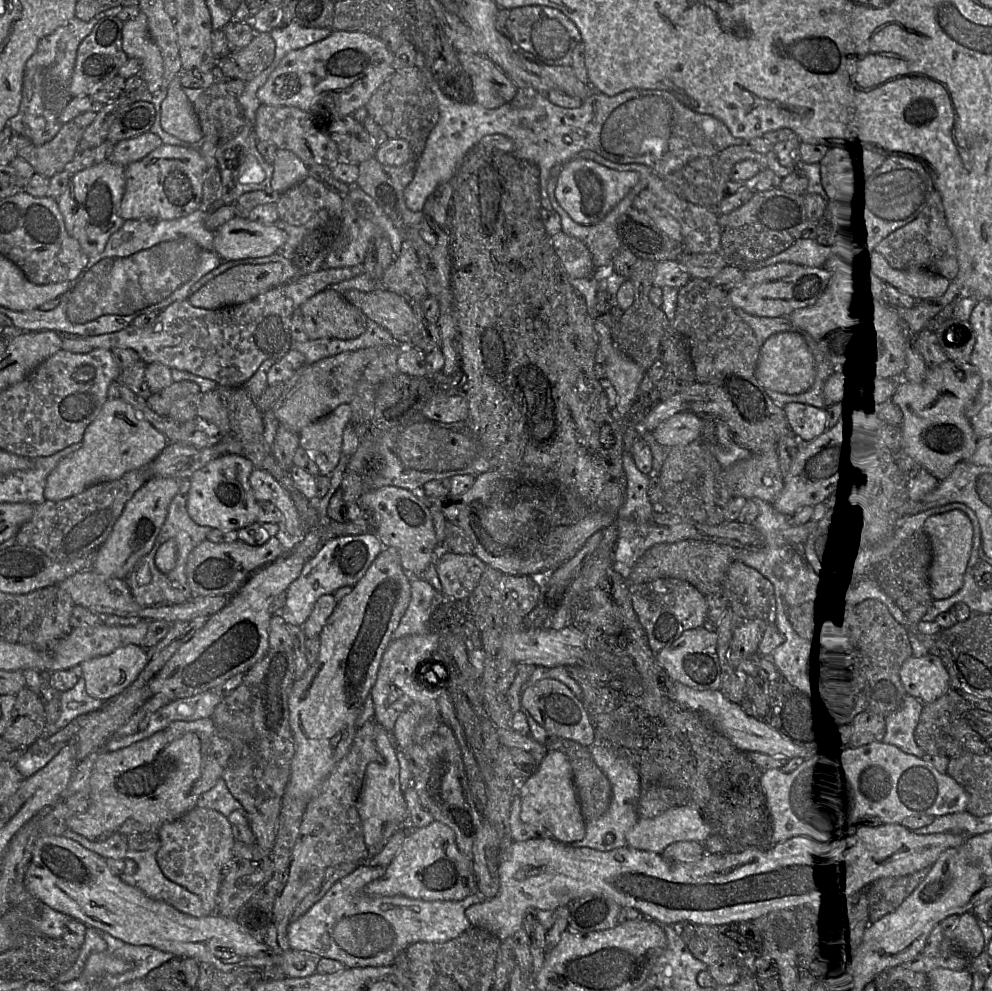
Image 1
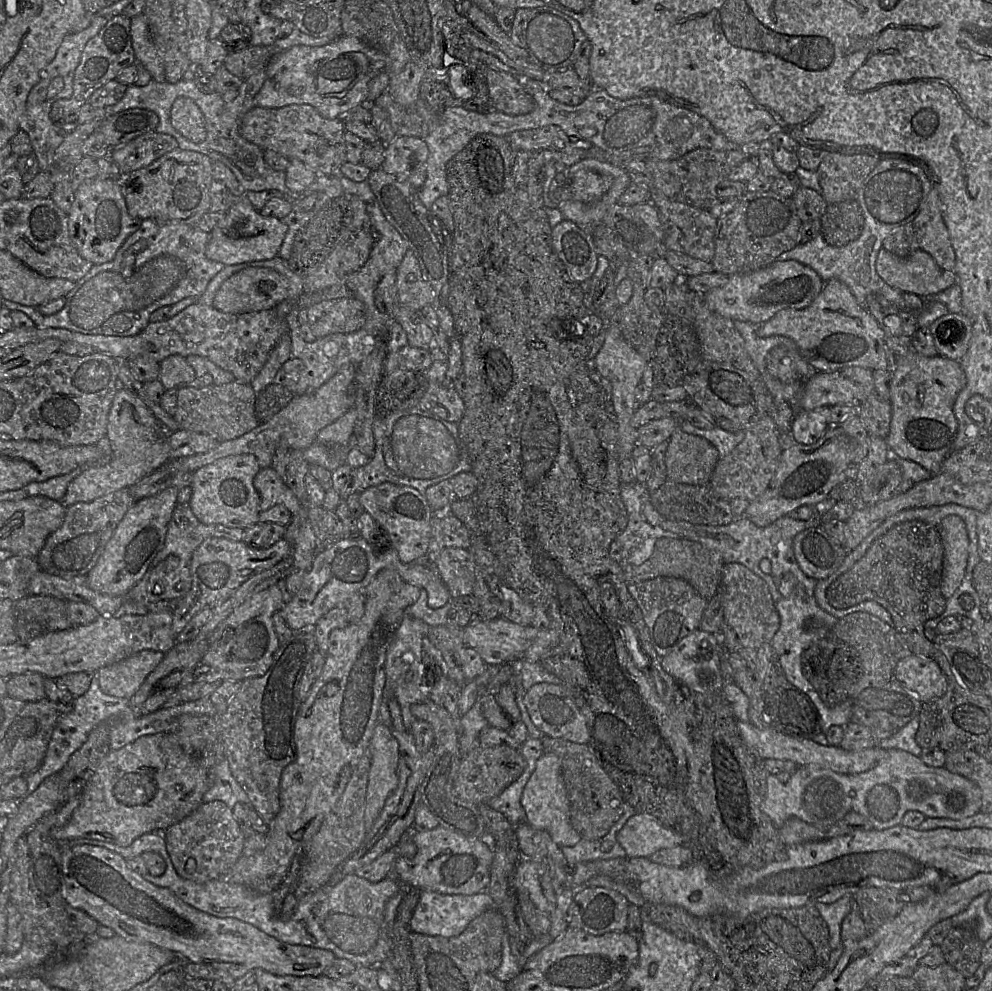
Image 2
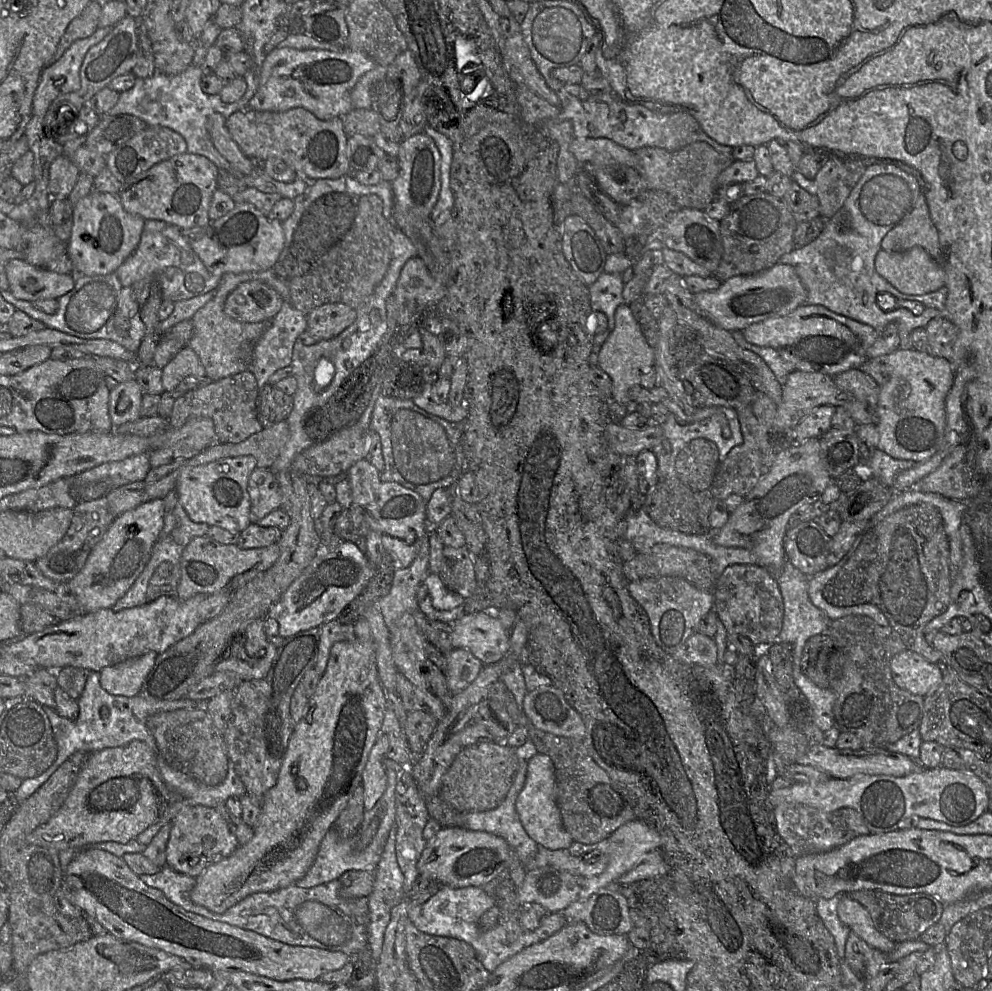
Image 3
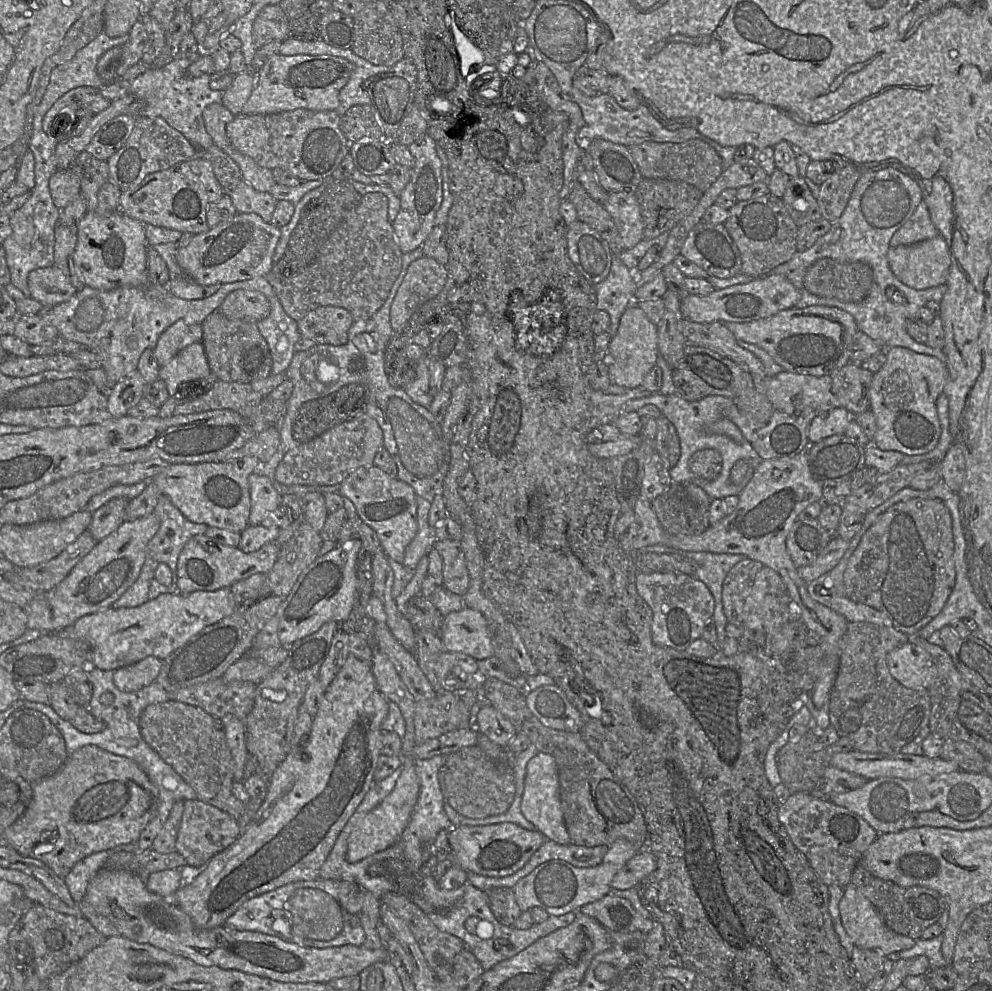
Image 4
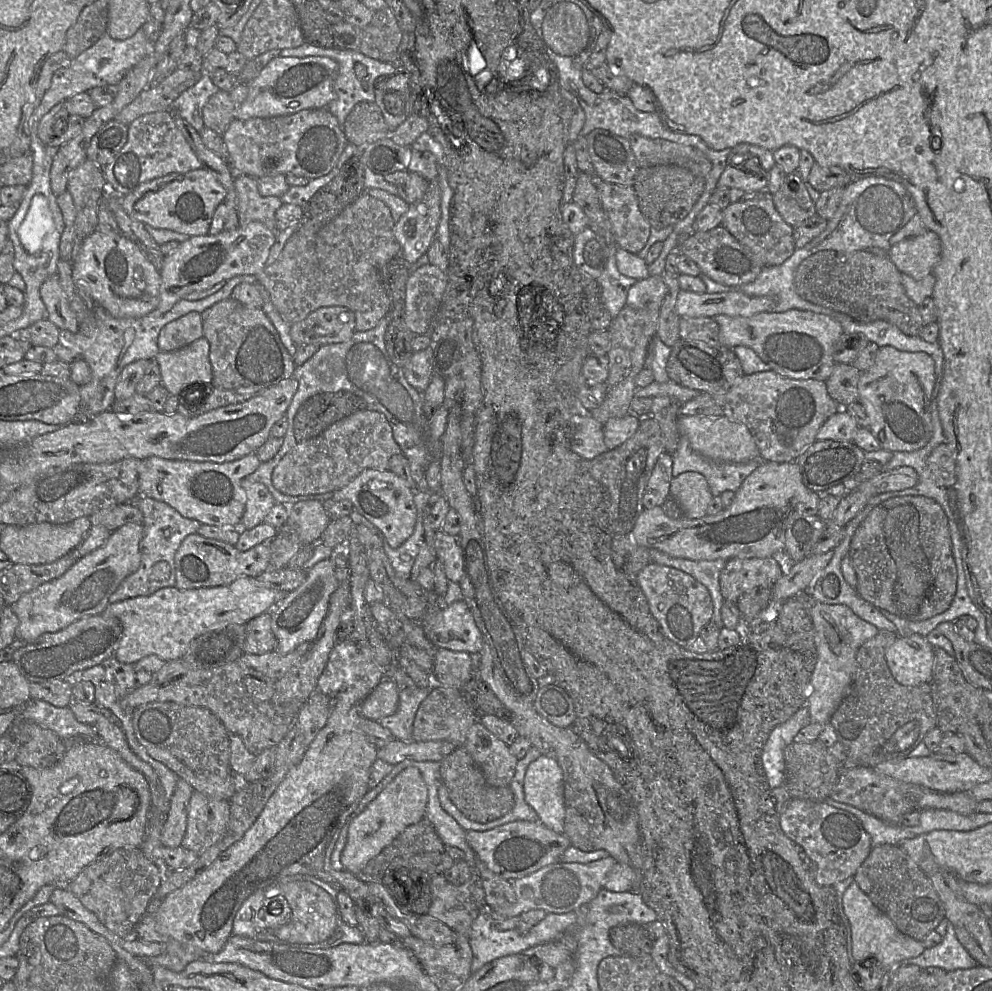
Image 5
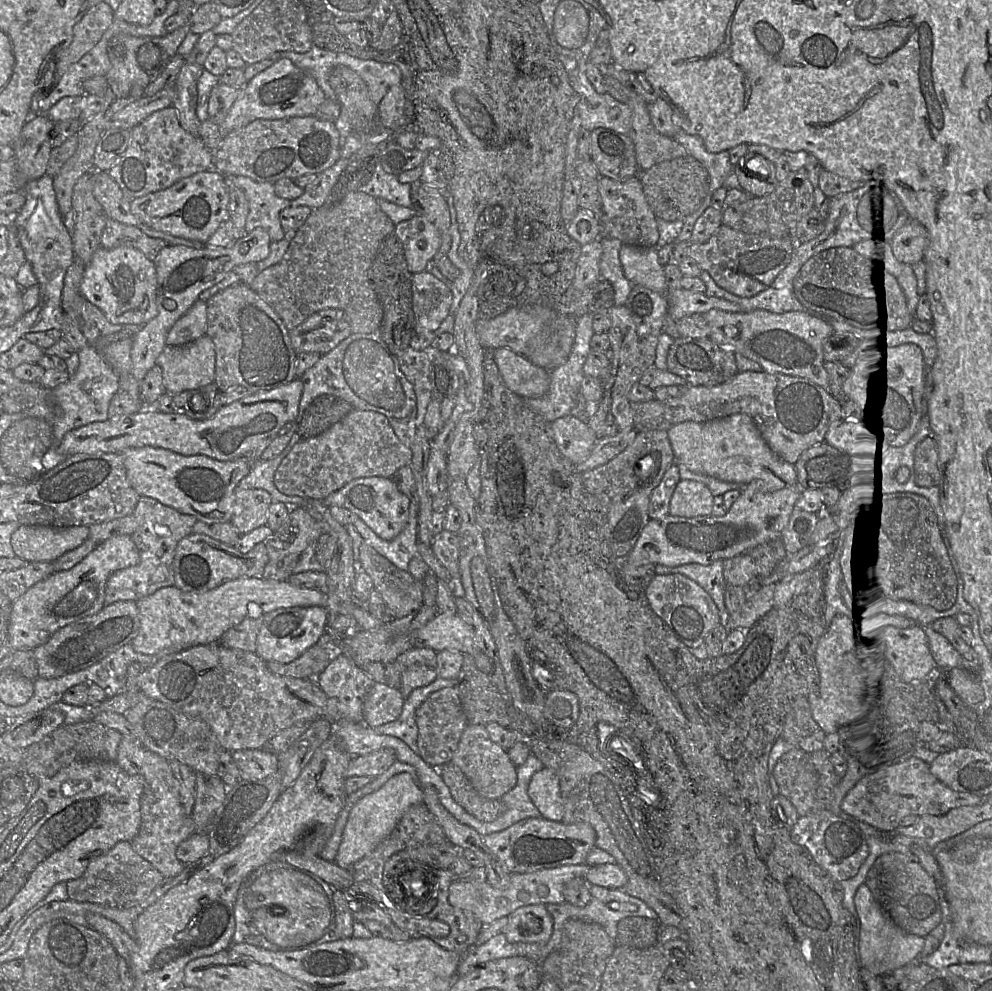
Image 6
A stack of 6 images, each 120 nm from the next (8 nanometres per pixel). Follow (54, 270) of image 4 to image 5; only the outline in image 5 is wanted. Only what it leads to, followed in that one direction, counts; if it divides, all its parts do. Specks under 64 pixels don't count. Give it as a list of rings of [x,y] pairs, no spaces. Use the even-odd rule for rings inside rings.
[[[58,274],[47,278],[40,287],[40,297],[47,310],[47,319],[58,329],[72,333],[78,331],[78,322],[75,313],[70,308],[68,299],[62,290]]]

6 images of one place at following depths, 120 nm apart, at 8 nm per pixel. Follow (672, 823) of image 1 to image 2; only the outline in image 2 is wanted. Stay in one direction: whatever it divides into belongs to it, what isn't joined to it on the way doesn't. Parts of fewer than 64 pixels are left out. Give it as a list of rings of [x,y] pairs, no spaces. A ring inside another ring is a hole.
[[[648,813],[631,816],[617,833],[617,841],[628,858],[649,858],[658,850],[683,845],[679,832]]]

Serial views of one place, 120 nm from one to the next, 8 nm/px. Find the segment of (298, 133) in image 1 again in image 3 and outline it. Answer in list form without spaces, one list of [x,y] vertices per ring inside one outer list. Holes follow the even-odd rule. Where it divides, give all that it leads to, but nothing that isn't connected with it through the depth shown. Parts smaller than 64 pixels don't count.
[[[300,107],[286,111],[258,111],[247,108],[231,114],[226,119],[226,127],[242,152],[250,159],[257,163],[263,163],[271,157],[279,158],[290,166],[298,177],[306,181],[315,181],[339,178],[347,175],[351,170],[346,156],[348,136],[344,131],[342,118],[335,117],[330,120],[320,120],[310,111]]]

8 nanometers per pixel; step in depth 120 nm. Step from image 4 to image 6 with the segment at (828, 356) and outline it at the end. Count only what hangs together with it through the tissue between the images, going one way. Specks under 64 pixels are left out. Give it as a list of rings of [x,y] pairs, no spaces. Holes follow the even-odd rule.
[[[711,309],[702,316],[710,328],[708,338],[713,342],[757,362],[769,374],[806,378],[829,390],[829,376],[824,367],[823,340],[834,329],[823,320],[804,312],[778,314],[761,309],[741,312]]]

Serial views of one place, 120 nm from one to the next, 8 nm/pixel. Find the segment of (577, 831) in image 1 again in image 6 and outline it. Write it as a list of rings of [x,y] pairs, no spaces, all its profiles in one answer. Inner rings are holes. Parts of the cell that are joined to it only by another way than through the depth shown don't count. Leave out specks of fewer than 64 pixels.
[[[544,767],[536,772],[530,780],[528,795],[541,817],[555,822],[562,821],[564,806],[560,780],[554,769]]]

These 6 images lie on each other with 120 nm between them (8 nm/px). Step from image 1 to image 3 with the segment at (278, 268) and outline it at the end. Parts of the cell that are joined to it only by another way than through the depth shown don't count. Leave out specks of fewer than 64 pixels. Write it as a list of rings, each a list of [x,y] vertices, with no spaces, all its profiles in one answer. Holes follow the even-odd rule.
[[[250,280],[228,294],[224,313],[241,322],[270,322],[282,303],[283,299],[274,289],[258,280]]]

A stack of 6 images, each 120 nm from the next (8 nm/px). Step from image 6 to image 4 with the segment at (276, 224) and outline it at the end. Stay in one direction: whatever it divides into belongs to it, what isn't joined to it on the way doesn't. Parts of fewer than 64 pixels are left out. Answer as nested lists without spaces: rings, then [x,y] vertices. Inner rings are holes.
[[[242,180],[230,194],[238,213],[256,213],[270,222],[277,200],[269,192],[259,192]]]

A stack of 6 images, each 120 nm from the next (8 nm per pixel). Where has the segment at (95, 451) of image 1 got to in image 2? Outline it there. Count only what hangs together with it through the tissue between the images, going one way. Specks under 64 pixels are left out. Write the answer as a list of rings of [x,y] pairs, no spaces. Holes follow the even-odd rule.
[[[117,389],[112,395],[105,435],[110,441],[111,461],[103,466],[92,467],[75,477],[67,484],[65,493],[58,502],[64,507],[89,502],[117,490],[128,489],[159,469],[170,460],[167,441],[169,434],[165,429],[140,398]]]

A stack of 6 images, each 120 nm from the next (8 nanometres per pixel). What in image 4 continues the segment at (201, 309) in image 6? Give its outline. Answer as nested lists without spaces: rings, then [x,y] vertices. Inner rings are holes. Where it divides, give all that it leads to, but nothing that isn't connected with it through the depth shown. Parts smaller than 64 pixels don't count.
[[[178,320],[160,335],[154,348],[159,368],[190,344],[202,342],[202,325]]]

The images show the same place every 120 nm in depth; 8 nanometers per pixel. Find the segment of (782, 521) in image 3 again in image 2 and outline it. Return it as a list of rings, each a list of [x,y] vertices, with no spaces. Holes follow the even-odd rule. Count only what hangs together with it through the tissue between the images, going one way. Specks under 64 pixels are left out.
[[[830,426],[824,435],[813,444],[793,444],[781,452],[776,472],[769,486],[760,496],[749,502],[743,517],[748,518],[759,527],[765,527],[800,506],[816,505],[828,498],[829,491],[836,484],[847,478],[855,478],[860,459],[861,443],[848,436],[839,426]]]

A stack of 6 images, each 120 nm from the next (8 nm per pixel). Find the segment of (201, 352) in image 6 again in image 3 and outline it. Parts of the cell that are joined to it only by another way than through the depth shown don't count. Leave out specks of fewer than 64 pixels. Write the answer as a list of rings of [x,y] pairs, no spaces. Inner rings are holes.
[[[185,346],[162,368],[163,389],[164,391],[176,390],[187,377],[203,378],[205,376],[205,368],[199,357],[190,347]]]

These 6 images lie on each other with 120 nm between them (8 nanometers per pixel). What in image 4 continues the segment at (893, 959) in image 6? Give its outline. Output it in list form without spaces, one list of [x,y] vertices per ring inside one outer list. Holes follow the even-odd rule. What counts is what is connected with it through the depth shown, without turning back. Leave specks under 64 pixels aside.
[[[851,883],[844,888],[839,909],[845,931],[859,948],[874,950],[887,957],[891,953],[908,950],[915,945],[916,940],[892,931],[871,901],[859,893]]]

